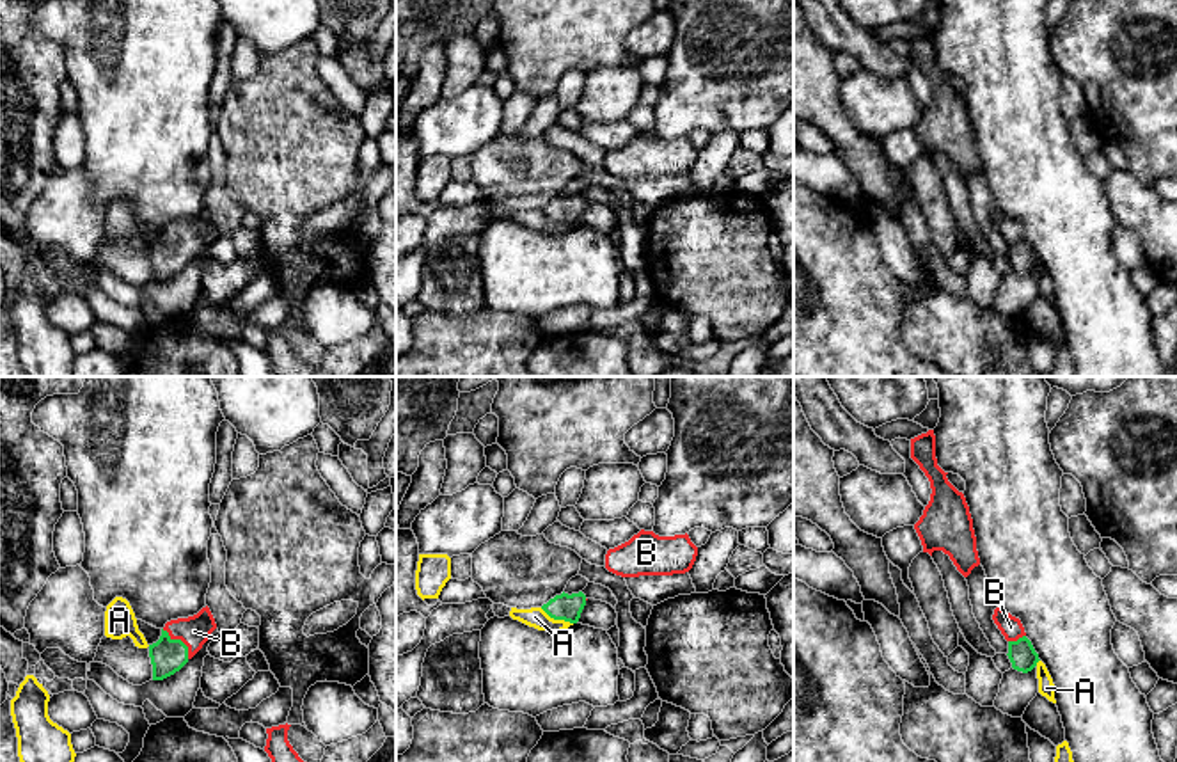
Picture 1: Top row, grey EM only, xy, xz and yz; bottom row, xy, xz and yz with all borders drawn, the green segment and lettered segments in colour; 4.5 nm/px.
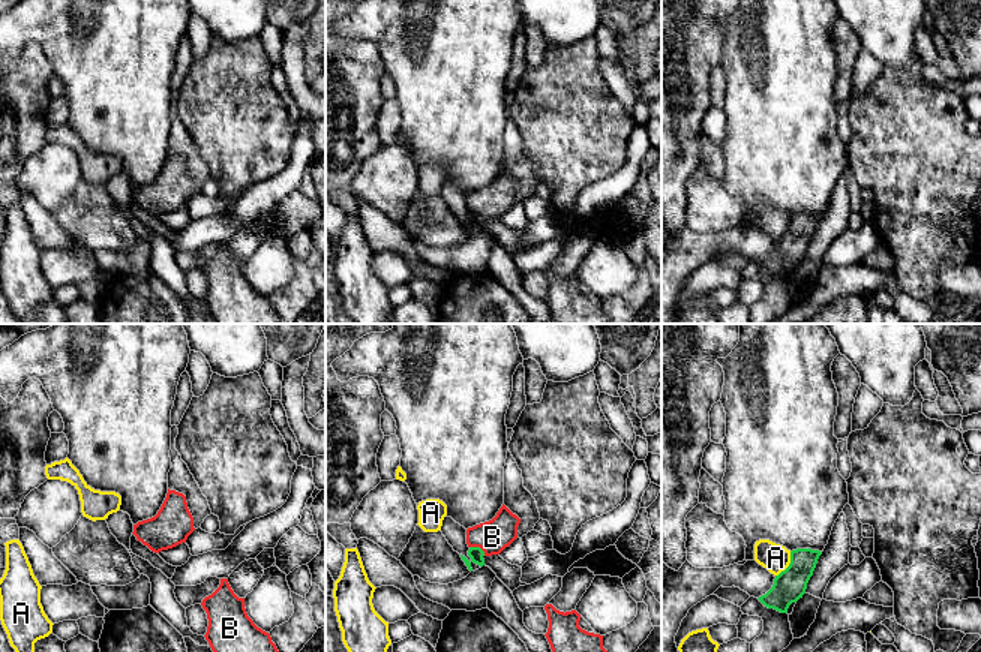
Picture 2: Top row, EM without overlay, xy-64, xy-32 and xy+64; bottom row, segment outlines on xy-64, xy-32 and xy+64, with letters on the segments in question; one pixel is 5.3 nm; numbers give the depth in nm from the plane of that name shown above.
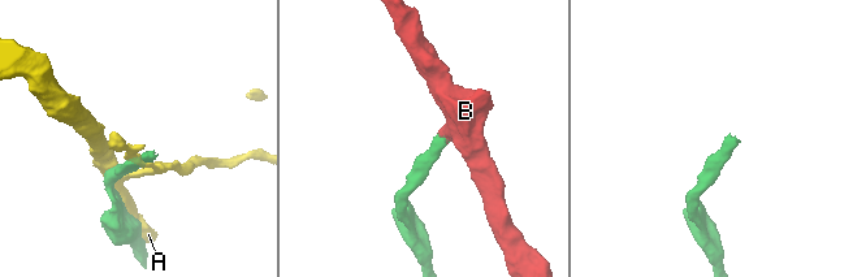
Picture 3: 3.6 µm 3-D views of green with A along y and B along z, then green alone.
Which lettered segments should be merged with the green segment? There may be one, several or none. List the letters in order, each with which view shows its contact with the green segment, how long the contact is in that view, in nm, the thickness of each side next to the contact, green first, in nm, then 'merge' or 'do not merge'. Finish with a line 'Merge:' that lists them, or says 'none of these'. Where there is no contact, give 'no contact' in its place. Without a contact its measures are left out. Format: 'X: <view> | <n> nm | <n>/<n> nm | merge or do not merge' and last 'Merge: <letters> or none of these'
A: xz | 170 nm | 120/90 nm | do not merge
B: xy | 180 nm | 160/140 nm | merge
Merge: B

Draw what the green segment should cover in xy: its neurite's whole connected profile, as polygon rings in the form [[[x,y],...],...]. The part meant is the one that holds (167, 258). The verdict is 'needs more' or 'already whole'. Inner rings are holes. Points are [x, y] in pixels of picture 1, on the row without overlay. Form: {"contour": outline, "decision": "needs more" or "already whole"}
{"contour": [[[208,208],[194,218],[167,224],[160,242],[149,247],[153,282],[163,282],[179,274],[215,231],[217,226]]], "decision": "needs more"}

